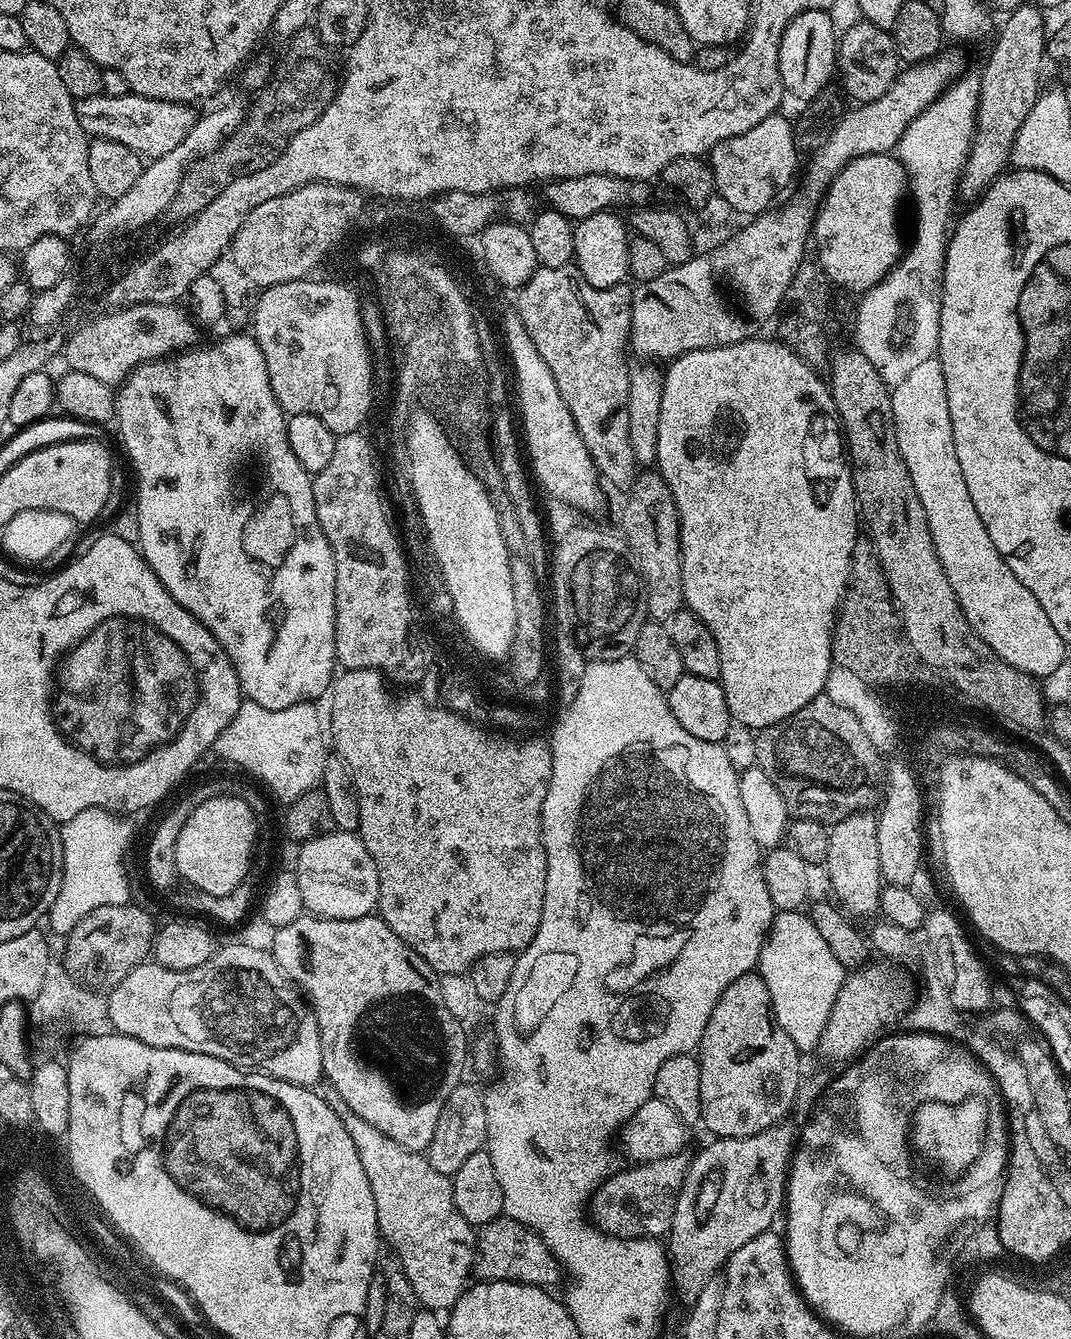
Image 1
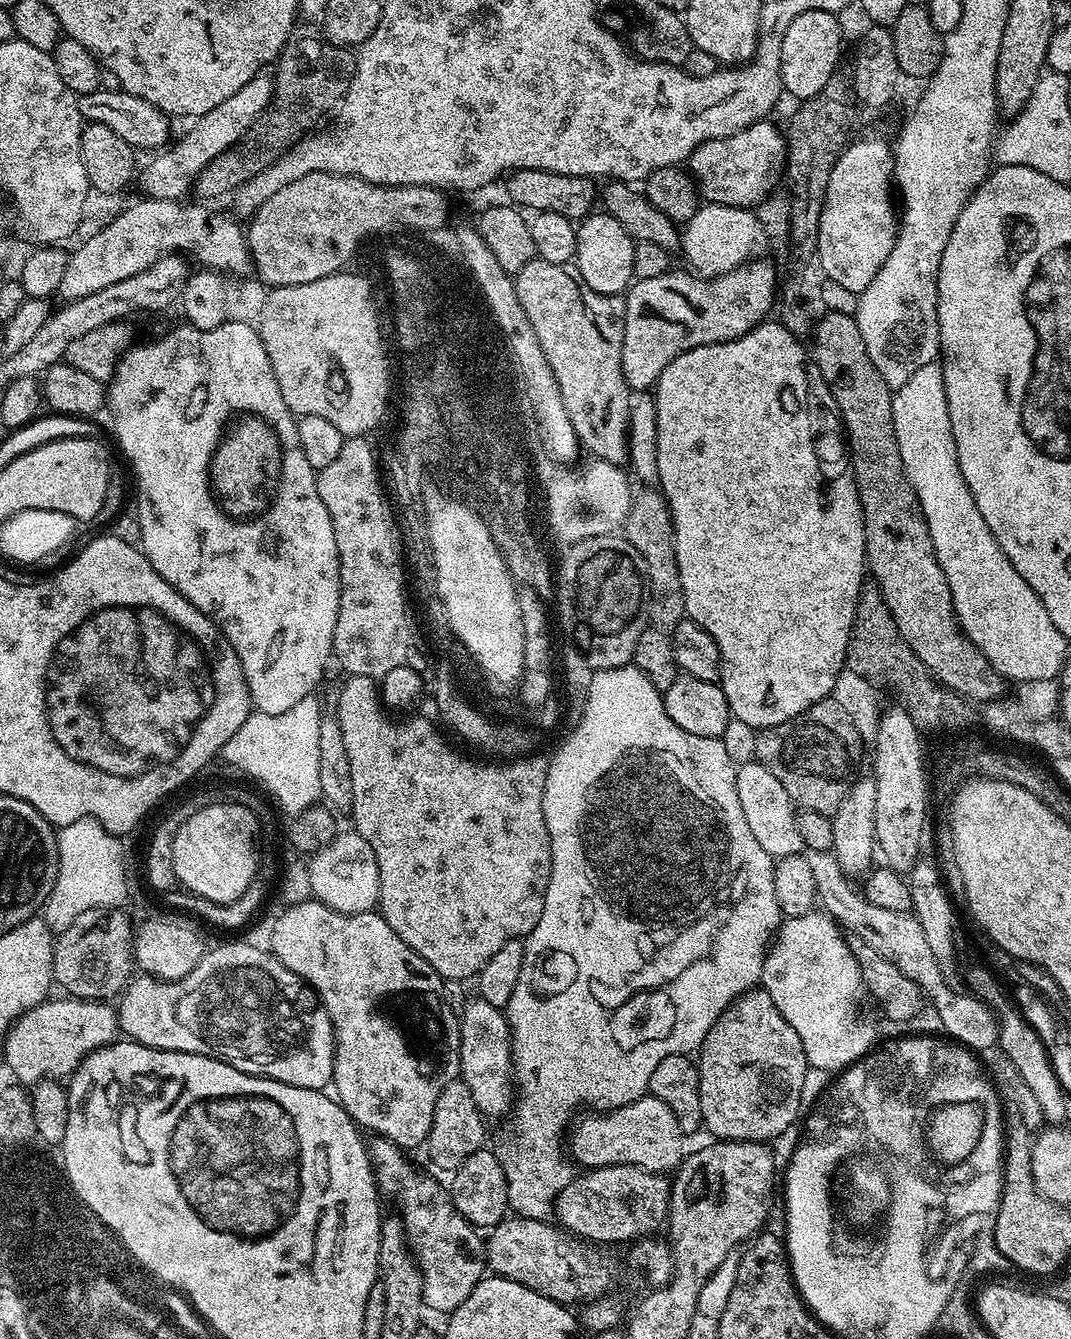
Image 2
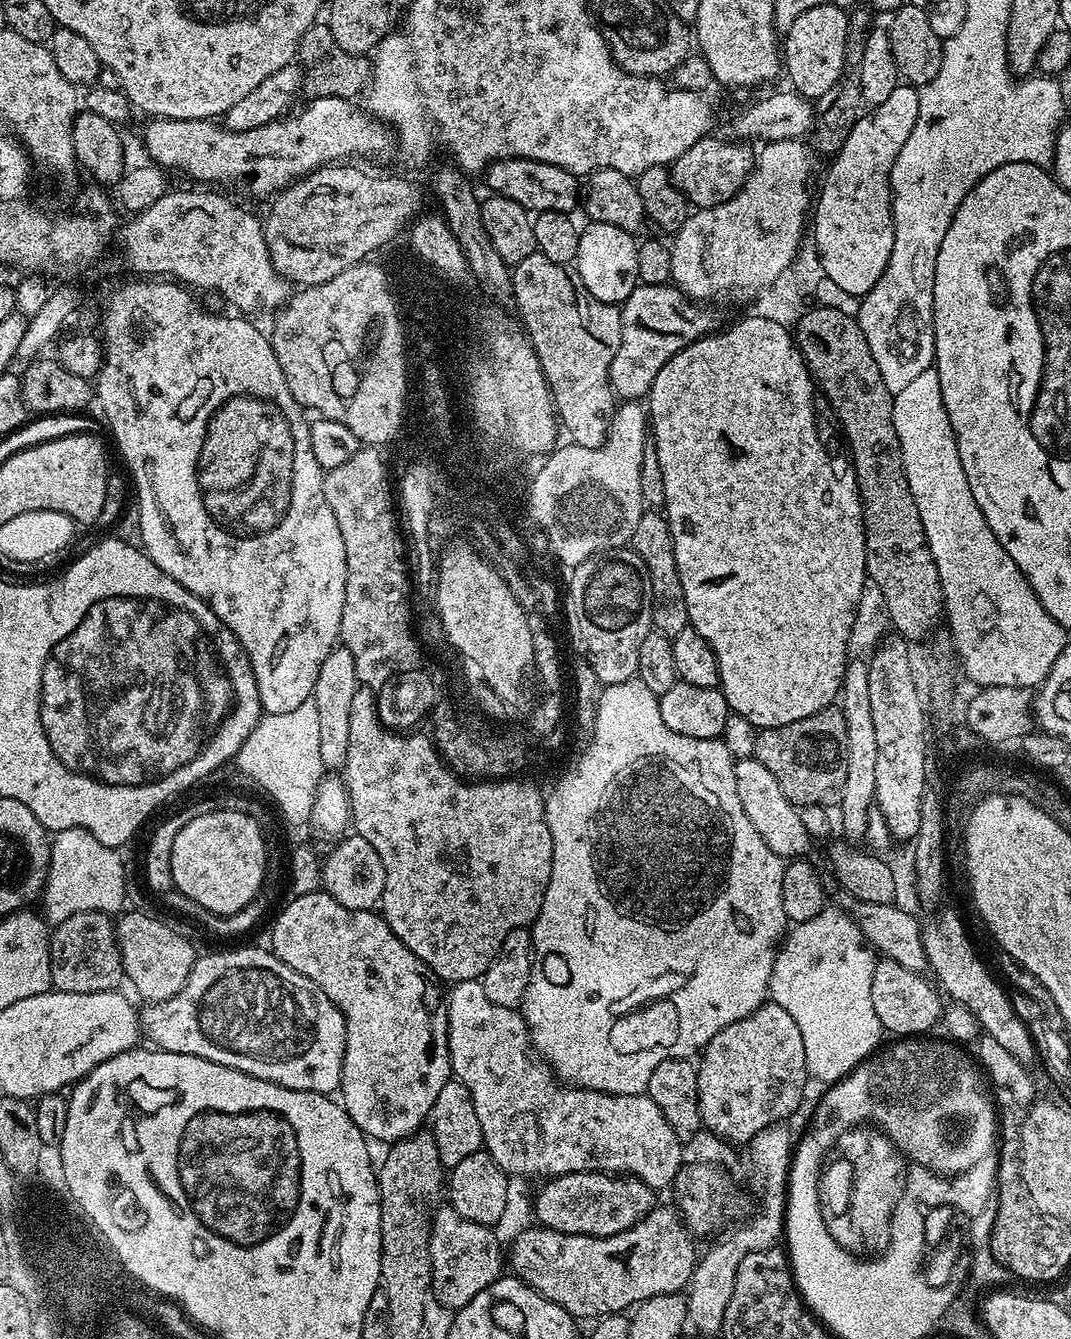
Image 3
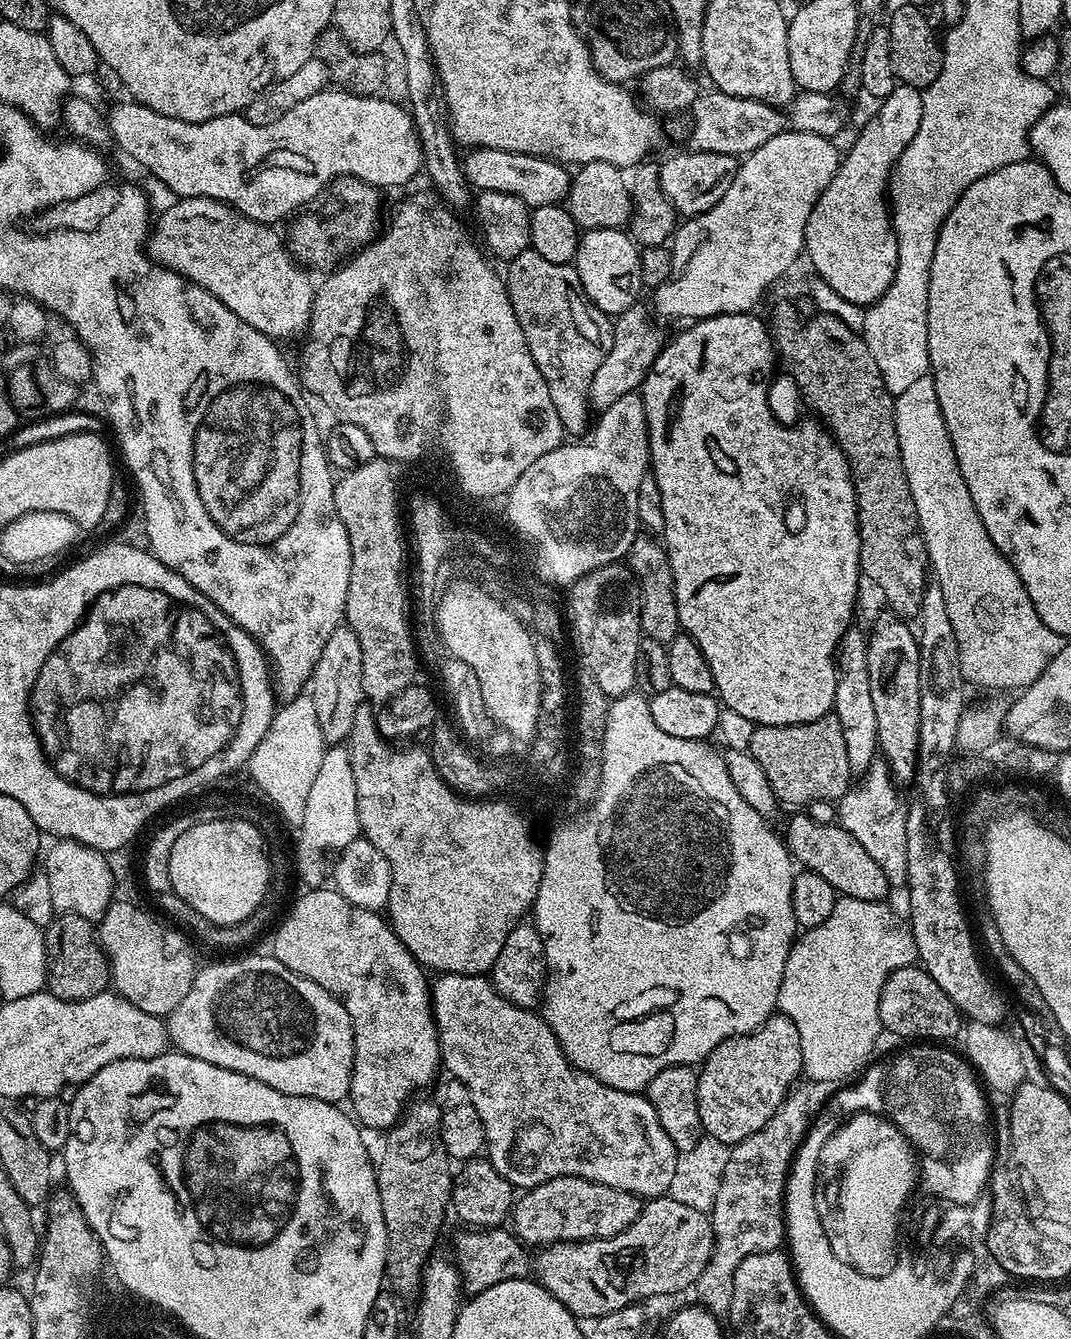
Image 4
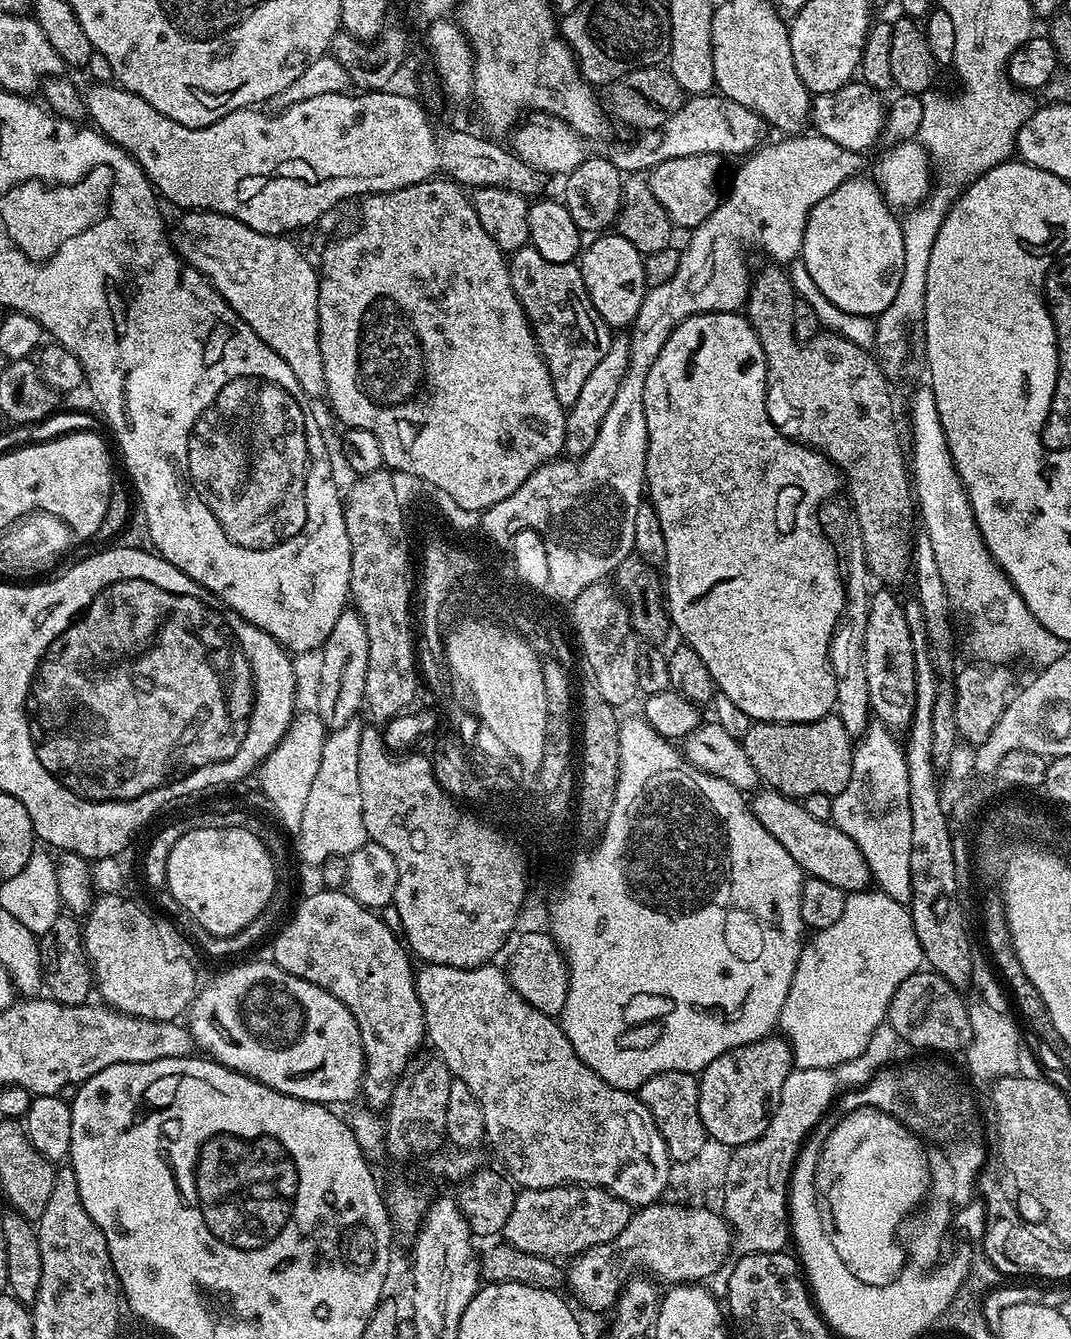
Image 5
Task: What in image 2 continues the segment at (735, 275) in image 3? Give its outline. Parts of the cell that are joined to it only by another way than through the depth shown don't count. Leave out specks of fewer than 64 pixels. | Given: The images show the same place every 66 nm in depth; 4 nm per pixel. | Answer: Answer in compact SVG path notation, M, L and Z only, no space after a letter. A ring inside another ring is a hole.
M705 203L682 228L682 253L689 269L701 278L721 276L765 255L768 232L751 208Z

